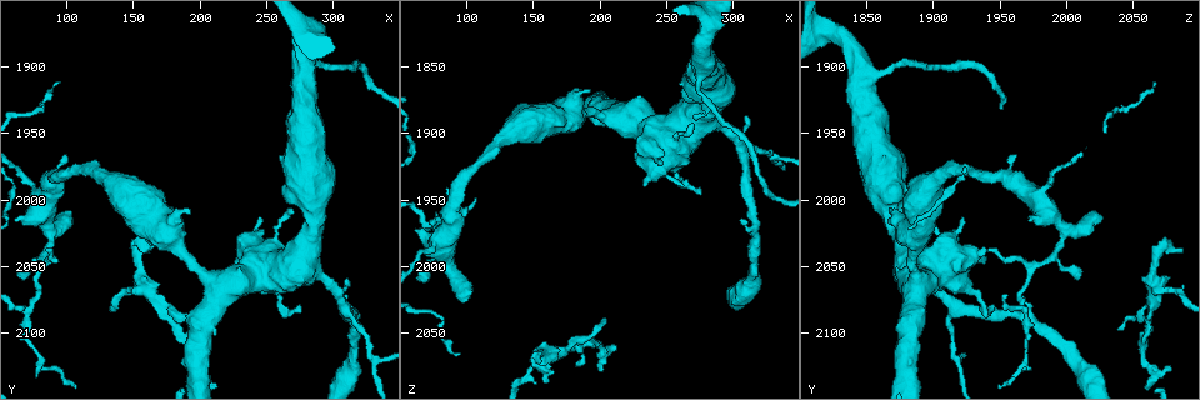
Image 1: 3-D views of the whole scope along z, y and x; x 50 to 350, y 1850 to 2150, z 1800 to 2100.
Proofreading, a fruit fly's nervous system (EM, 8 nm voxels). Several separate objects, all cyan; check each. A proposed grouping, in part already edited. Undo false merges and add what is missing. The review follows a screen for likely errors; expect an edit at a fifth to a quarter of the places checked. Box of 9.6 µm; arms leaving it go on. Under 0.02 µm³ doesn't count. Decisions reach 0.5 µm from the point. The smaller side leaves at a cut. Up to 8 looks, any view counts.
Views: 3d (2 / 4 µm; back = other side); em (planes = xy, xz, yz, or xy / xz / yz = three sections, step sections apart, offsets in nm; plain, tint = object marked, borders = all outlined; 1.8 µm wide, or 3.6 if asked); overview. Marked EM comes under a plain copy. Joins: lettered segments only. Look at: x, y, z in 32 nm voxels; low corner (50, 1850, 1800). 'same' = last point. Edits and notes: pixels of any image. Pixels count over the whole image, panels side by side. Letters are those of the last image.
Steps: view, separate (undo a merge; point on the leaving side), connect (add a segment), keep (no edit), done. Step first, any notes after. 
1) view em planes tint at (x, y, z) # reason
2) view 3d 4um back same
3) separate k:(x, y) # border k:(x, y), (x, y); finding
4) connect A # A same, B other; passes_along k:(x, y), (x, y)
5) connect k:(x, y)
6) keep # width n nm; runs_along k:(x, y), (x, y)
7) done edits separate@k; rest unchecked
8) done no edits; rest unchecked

view em xy step 8 borders at (190, 2006, 1868) # branch stops here

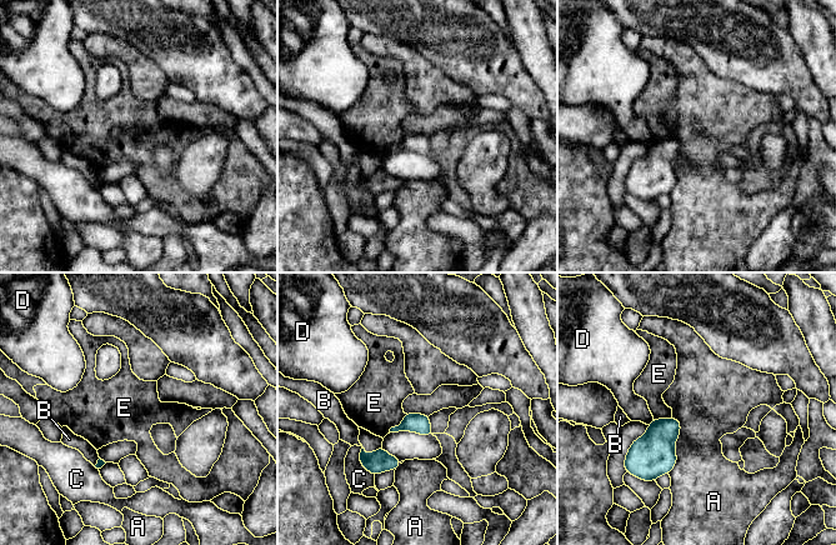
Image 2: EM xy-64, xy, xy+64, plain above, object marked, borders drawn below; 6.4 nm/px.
keep # A other, B other, C other, D other, E other; border 2:(671, 418), (680, 424), (675, 441); none of them fits

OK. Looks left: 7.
view 3d 4um at (160, 2068, 2068) # arms part here

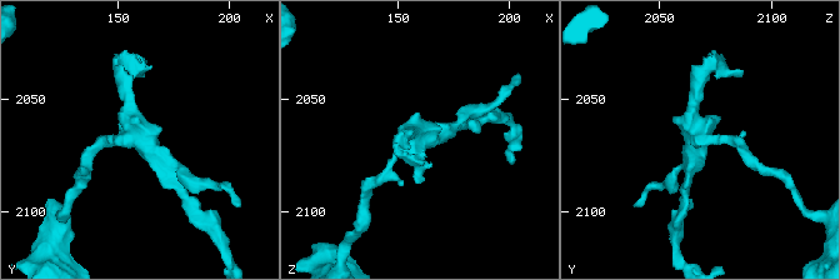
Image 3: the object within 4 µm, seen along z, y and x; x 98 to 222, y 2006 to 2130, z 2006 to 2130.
view em 3.6um planes tint at (162, 2068, 2065) # shape alone is not enough

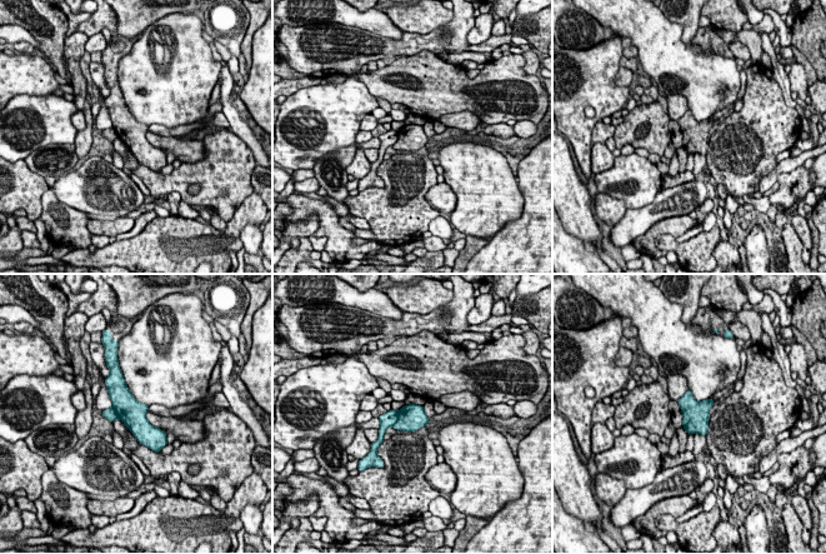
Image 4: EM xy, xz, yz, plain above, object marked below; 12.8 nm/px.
view em 3.6um planes borders same # what lies round it

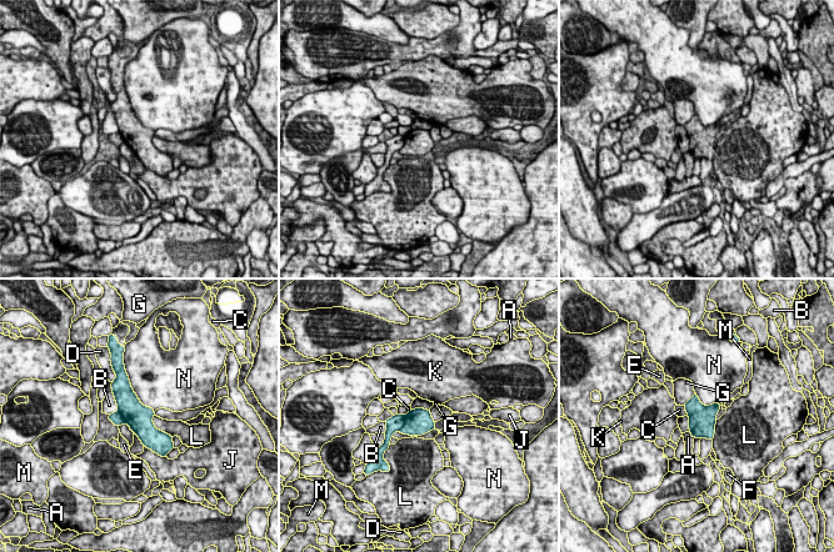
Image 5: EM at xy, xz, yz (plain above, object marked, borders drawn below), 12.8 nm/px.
separate 5:(394, 423) # width 340 nm; A other, B other, C other, D other, E other, F other, G other, J other, K other, L other, M other, N other; border 5:(404, 416), (404, 423), (398, 430); a second neuron is stuck on

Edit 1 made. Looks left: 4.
view em planes borders at (74, 2080, 1968) # arms part here

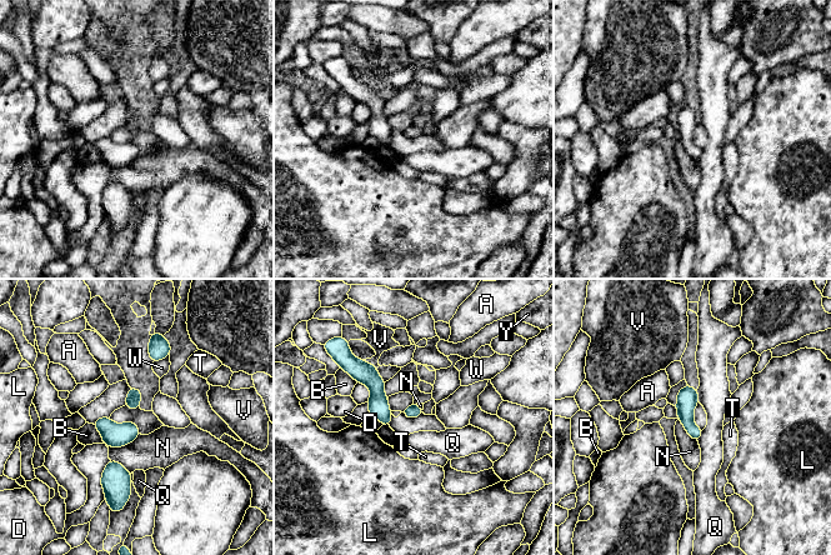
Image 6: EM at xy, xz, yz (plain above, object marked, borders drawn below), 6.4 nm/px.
keep # width 90 nm; A other, B other, D other, L other, N other, Q other, T other, V other, W other, Y other; border 6:(140, 434), (124, 445), (106, 445); all the same neuron

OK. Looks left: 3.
done edits separate@5; rest unchecked

